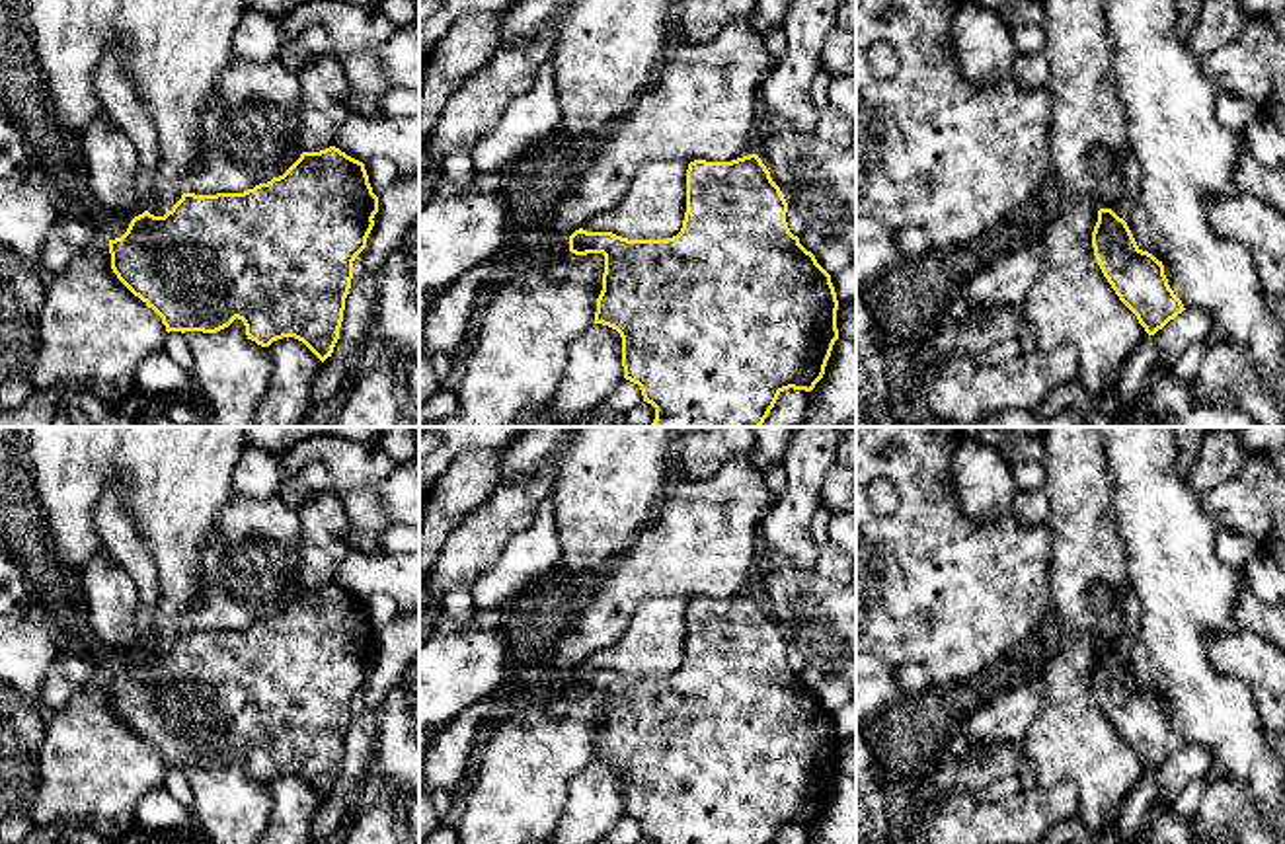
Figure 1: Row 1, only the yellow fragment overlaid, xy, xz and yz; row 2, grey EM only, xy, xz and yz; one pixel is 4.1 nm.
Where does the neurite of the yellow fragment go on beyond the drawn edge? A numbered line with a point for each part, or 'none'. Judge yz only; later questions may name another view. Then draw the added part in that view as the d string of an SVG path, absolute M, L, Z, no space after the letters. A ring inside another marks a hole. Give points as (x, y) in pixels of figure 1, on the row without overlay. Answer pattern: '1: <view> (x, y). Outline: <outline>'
1: yz (1124, 642). Outline: M1098 583L1090 591L1090 608L1094 612L1106 612L1111 606L1119 610L1121 624L1110 645L1125 657L1137 647L1141 604L1131 587L1121 593L1113 593L1106 585Z

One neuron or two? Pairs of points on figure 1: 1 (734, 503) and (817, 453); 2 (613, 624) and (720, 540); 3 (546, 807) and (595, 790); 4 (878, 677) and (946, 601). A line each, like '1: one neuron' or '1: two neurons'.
1: two neurons
2: one neuron
3: two neurons
4: two neurons

